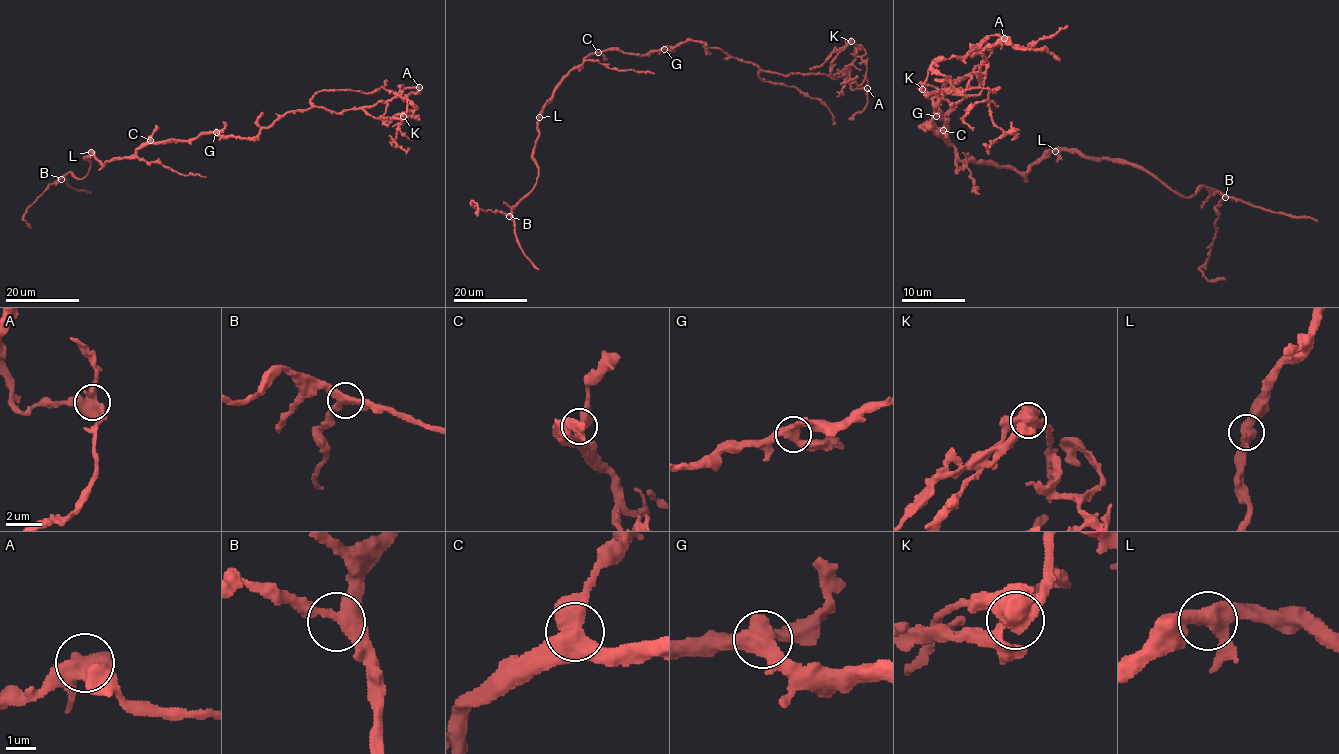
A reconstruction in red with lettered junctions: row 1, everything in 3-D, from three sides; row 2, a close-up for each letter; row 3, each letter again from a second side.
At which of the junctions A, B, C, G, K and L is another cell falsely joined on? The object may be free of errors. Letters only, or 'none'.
K

